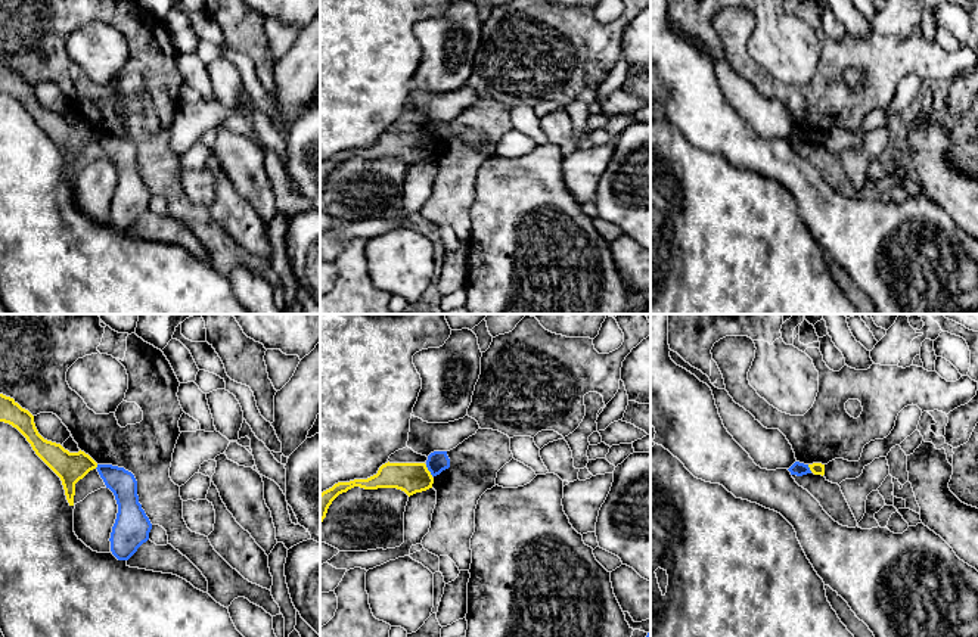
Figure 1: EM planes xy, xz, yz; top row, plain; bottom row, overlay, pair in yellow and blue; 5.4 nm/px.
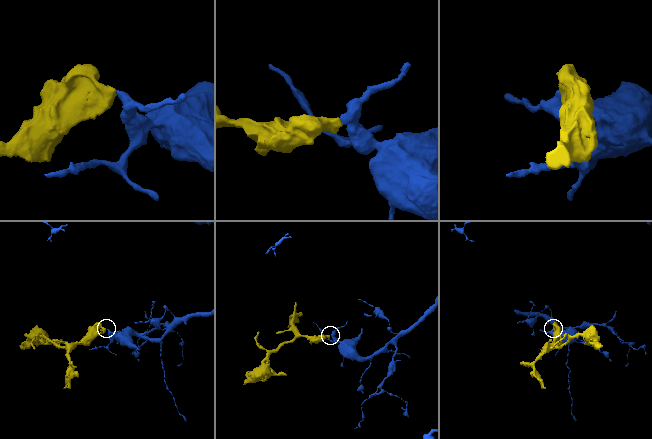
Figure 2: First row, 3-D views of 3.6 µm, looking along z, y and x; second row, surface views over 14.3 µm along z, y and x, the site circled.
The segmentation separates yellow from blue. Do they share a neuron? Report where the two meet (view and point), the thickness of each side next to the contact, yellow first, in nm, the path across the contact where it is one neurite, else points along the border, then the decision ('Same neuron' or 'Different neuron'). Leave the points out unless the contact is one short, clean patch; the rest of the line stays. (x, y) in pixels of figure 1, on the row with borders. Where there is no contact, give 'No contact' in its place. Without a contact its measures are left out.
Touches yellow at xz (428, 471). Thickness 170 nm (yellow) against 120 nm. Boundary: xz (425, 465), (432, 475). Different neuron

